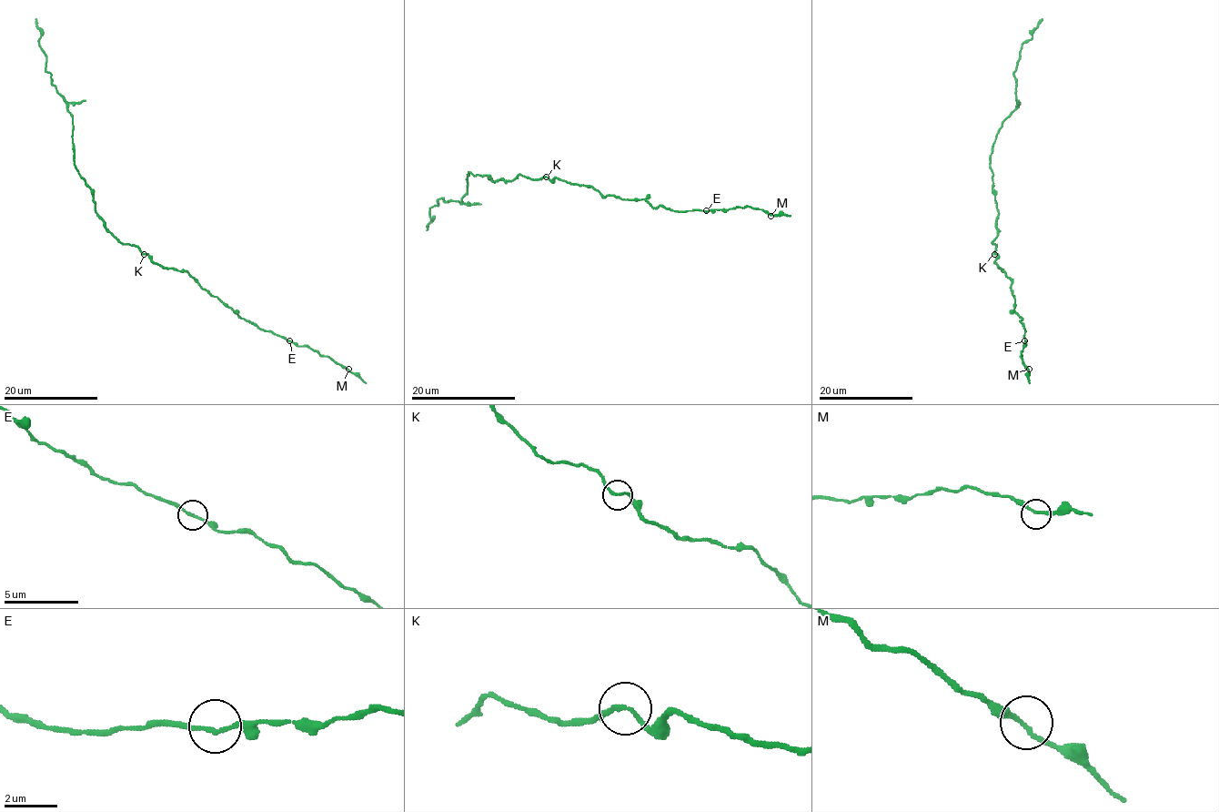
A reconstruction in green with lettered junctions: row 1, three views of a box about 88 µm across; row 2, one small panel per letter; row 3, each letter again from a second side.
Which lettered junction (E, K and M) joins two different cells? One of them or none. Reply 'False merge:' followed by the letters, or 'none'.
False merge: none

